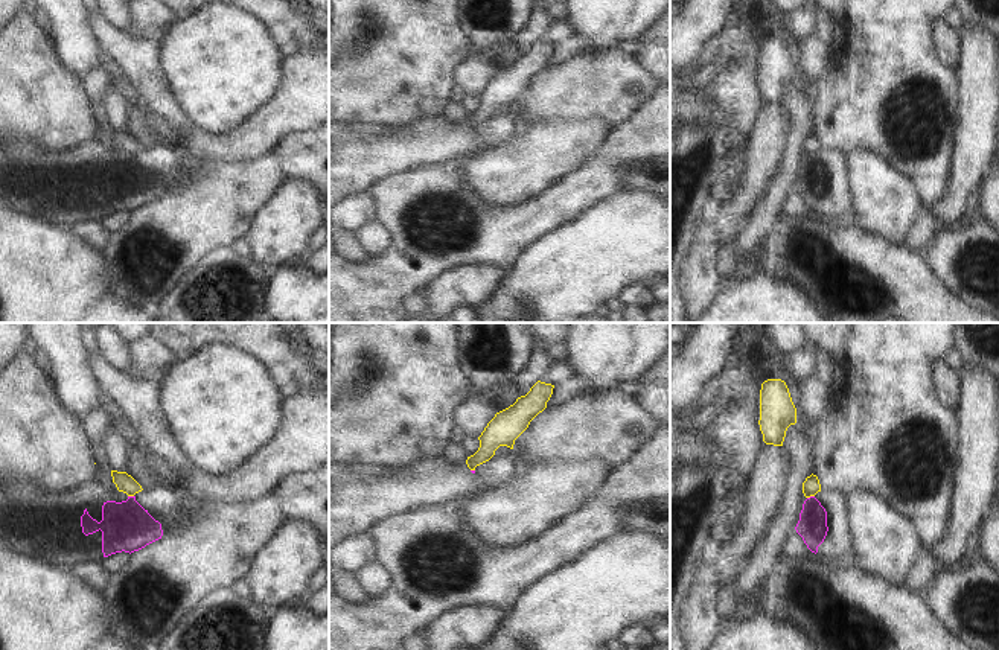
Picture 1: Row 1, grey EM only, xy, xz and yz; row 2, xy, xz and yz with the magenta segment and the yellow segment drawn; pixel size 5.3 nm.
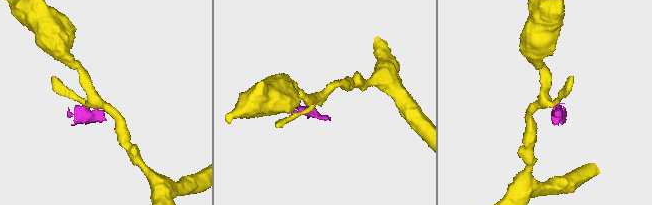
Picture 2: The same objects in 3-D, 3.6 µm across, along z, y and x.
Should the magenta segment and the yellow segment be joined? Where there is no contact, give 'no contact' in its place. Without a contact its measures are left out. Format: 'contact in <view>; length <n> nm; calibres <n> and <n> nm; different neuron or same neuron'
contact in yz; length 40 nm; calibres 160 and 90 nm; different neuron

